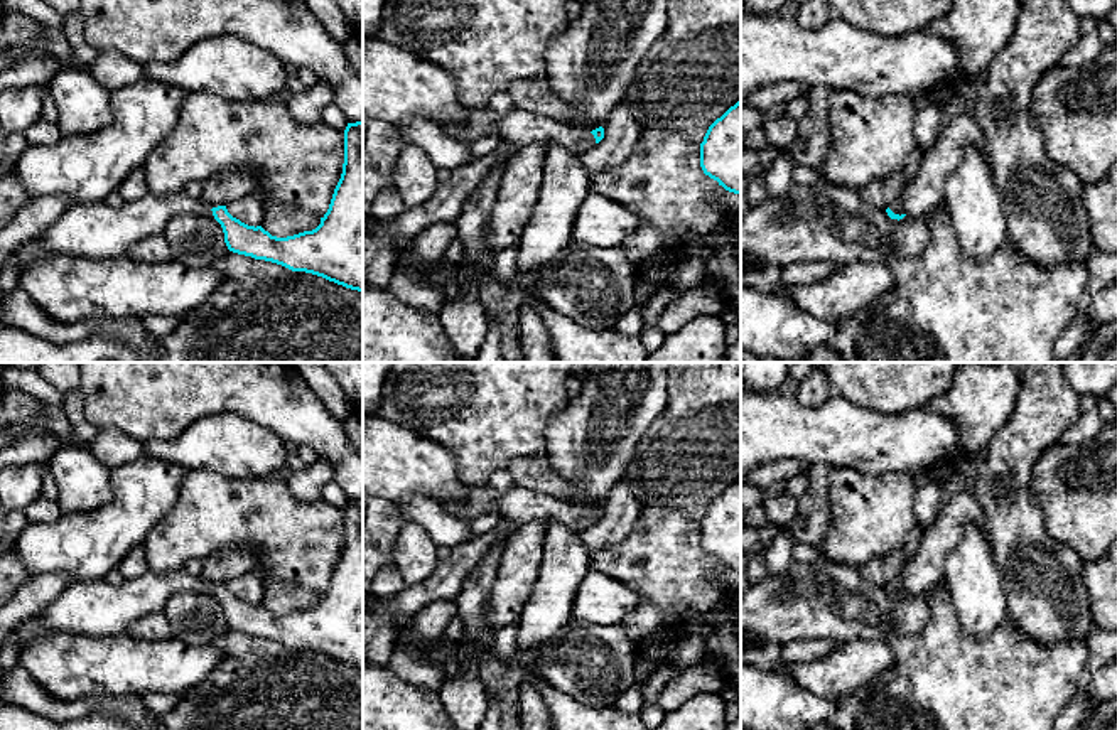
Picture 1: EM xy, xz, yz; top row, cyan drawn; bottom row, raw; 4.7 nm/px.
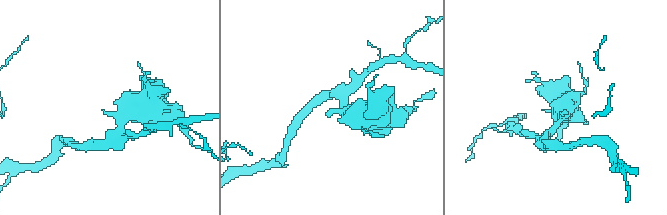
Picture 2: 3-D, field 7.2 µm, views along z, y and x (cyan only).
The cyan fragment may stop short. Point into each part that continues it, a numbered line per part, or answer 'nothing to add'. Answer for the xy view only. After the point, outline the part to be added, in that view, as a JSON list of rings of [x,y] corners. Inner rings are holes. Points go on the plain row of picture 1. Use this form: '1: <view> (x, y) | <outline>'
nothing to add

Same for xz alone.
1: xz (518, 504) | [[[489,486],[478,487],[464,502],[449,502],[445,497],[432,499],[467,524],[489,511],[496,511],[501,519],[515,521],[516,526],[528,521],[557,521],[582,533],[596,523],[591,509],[518,486],[508,492],[498,492]]]

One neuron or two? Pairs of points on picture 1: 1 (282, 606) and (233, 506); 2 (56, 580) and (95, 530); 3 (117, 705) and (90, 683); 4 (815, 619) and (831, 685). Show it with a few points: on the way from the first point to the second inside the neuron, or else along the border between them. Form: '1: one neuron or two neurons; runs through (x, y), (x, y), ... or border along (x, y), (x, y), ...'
1: two neurons; border along (264, 579), (287, 580), (307, 589)
2: two neurons; border along (29, 575), (66, 574), (75, 580)
3: two neurons; border along (140, 695), (97, 695), (64, 702)
4: two neurons; border along (874, 639), (847, 639), (836, 644)

